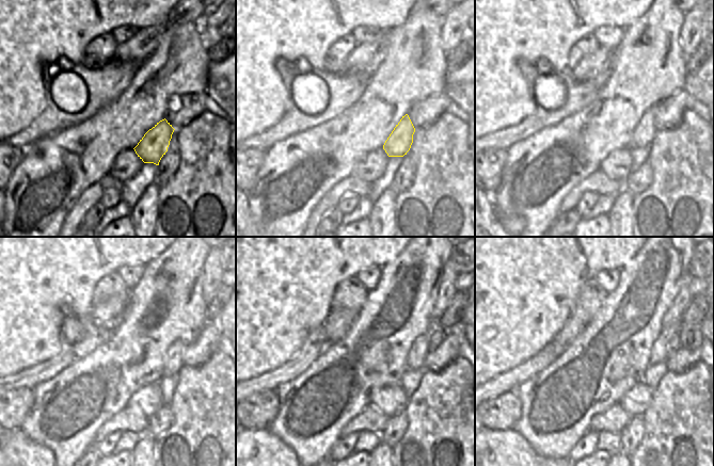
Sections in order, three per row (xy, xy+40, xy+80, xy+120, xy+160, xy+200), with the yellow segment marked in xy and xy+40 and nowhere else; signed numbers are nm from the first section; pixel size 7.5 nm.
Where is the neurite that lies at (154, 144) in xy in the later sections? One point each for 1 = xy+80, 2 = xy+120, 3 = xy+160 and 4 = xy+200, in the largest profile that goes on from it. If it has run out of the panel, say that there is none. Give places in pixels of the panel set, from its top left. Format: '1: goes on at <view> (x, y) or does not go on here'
1: goes on at xy+80 (643, 135)
2: goes on at xy+120 (173, 363)
3: goes on at xy+160 (425, 342)
4: goes on at xy+200 (667, 342)

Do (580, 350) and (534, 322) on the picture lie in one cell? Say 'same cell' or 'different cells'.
different cells

